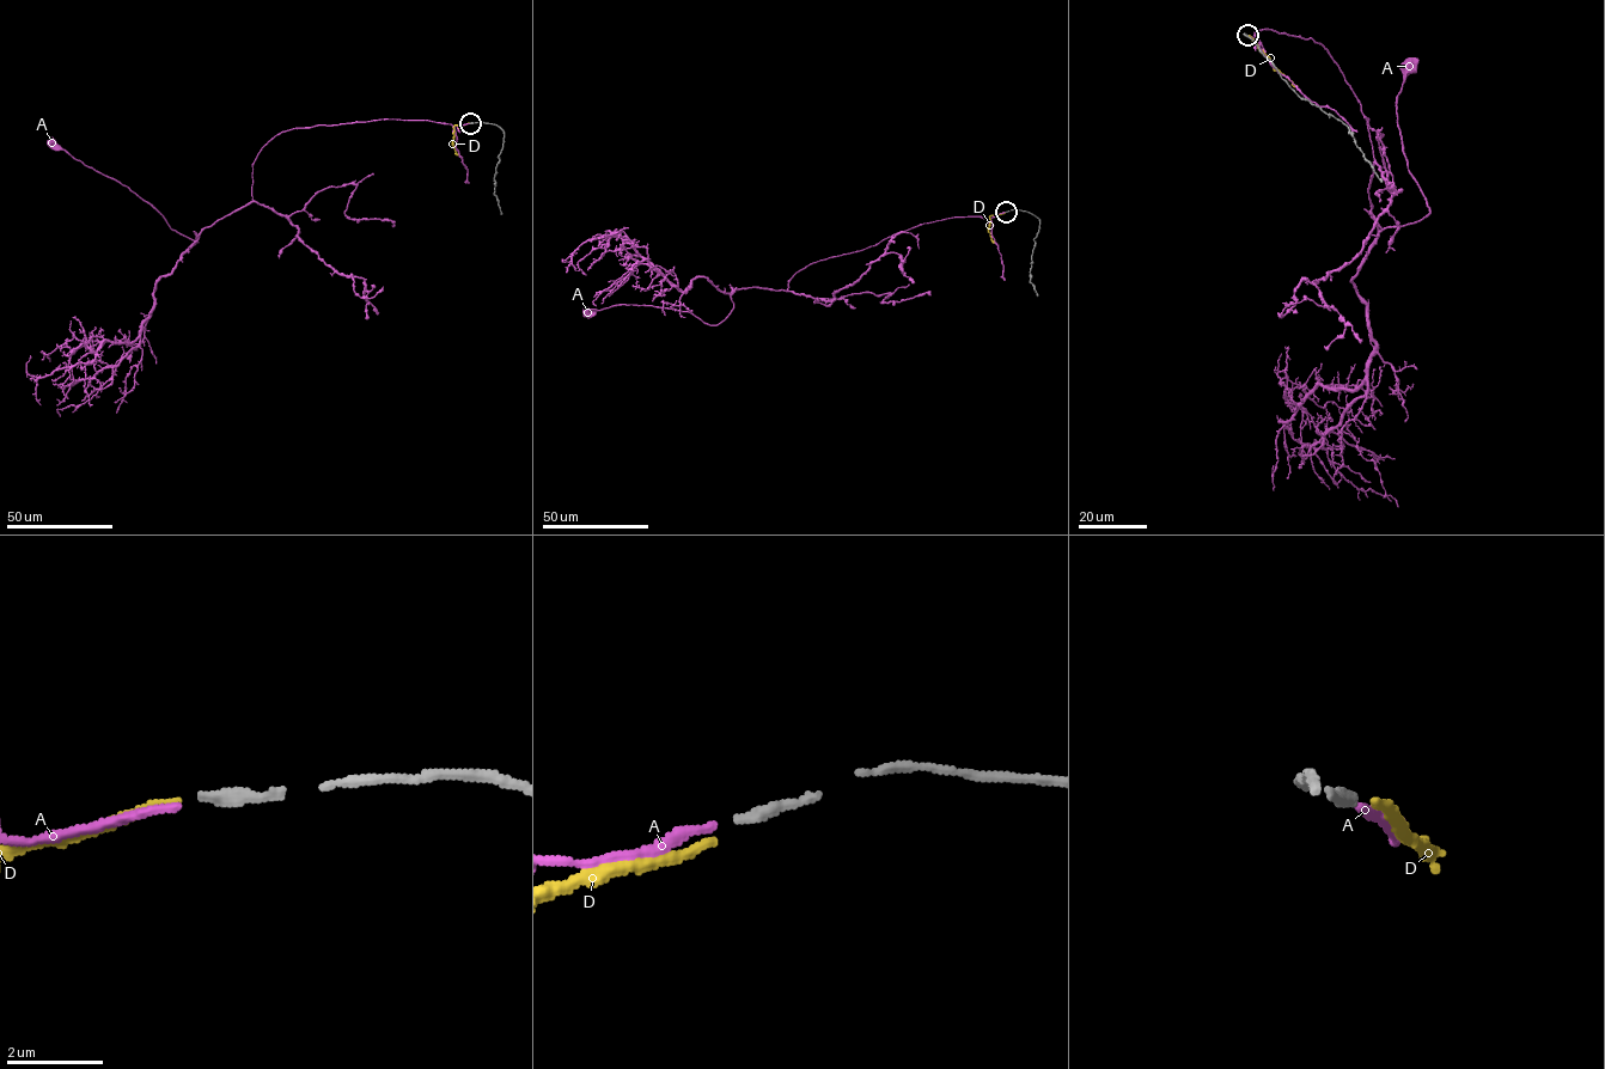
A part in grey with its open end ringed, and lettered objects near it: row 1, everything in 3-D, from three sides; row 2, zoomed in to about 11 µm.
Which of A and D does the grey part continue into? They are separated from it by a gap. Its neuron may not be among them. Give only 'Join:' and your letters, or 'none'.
Join: A

